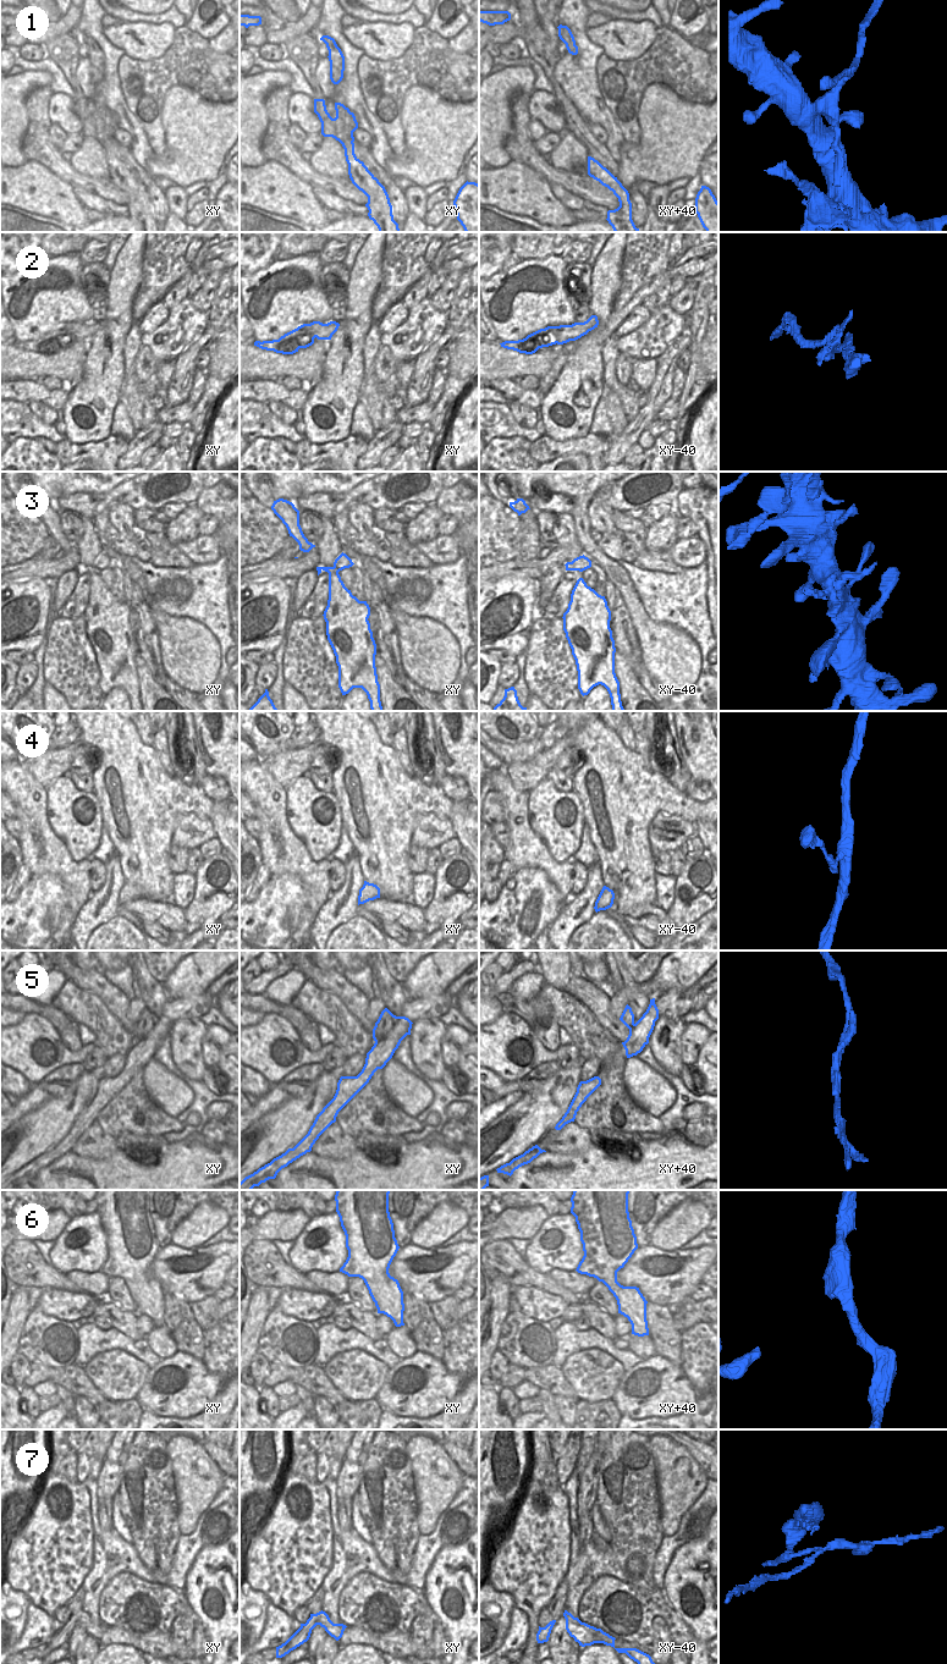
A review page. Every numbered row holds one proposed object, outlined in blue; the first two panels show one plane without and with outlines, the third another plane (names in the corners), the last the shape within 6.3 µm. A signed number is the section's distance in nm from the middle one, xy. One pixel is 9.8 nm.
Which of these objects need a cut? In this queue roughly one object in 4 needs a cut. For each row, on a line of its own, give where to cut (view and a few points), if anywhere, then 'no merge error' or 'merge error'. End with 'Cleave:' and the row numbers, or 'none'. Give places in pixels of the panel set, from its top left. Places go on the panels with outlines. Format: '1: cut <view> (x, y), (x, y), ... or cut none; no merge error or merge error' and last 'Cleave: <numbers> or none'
1: cut xy (336, 44), (329, 54); merge error
2: cut xy (312, 343), (304, 340), (290, 340), (284, 347), (284, 353); merge error
3: cut none; no merge error
4: cut none; no merge error
5: cut none; no merge error
6: cut none; no merge error
7: cut xy (314, 1614), (318, 1624); merge error
Cleave: 1, 2, 7

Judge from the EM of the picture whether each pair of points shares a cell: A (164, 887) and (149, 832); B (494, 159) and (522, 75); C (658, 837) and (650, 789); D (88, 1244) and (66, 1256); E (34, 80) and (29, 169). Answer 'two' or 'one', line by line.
A: one
B: one
C: two
D: one
E: two

